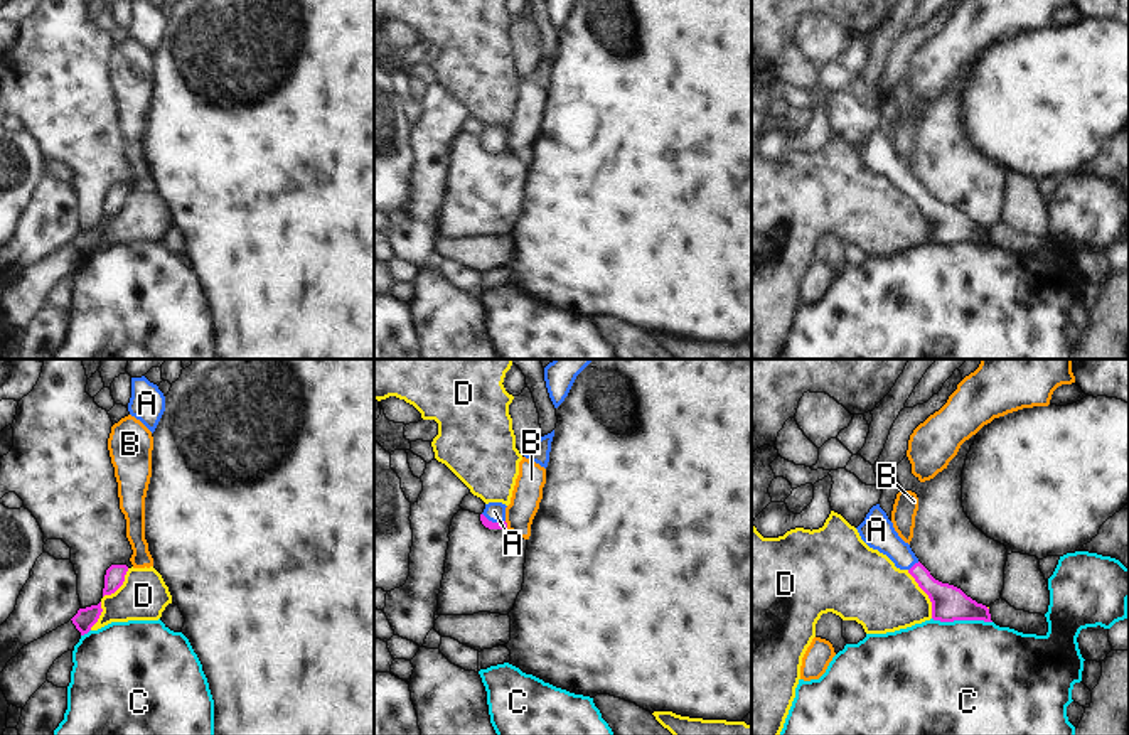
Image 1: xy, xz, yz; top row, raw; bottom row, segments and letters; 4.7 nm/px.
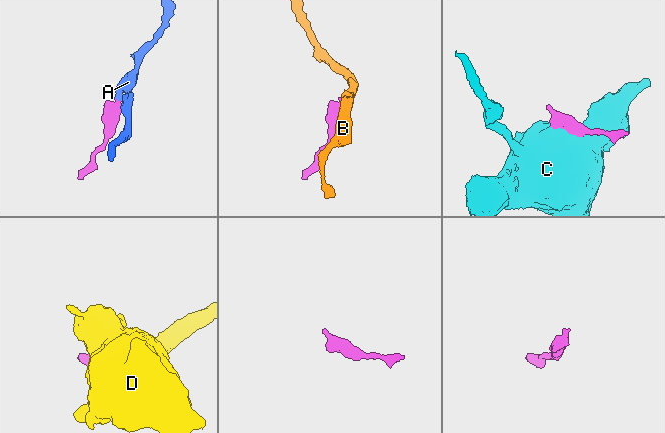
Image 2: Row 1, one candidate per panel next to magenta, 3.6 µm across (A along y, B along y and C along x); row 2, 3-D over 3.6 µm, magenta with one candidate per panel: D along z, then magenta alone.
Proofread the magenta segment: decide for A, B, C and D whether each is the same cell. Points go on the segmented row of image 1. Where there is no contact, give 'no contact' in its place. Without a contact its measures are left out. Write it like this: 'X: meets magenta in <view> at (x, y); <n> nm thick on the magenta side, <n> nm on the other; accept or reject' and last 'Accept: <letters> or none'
A: meets magenta in xz at (494, 523); 40 nm thick on the magenta side, 100 nm on the other; accept
B: meets magenta in xz at (506, 525); 40 nm thick on the magenta side, 140 nm on the other; reject
C: meets magenta in yz at (963, 619); 170 nm thick on the magenta side, 500 nm on the other; reject
D: meets magenta in yz at (925, 592); 170 nm thick on the magenta side, 320 nm on the other; reject
Accept: A

